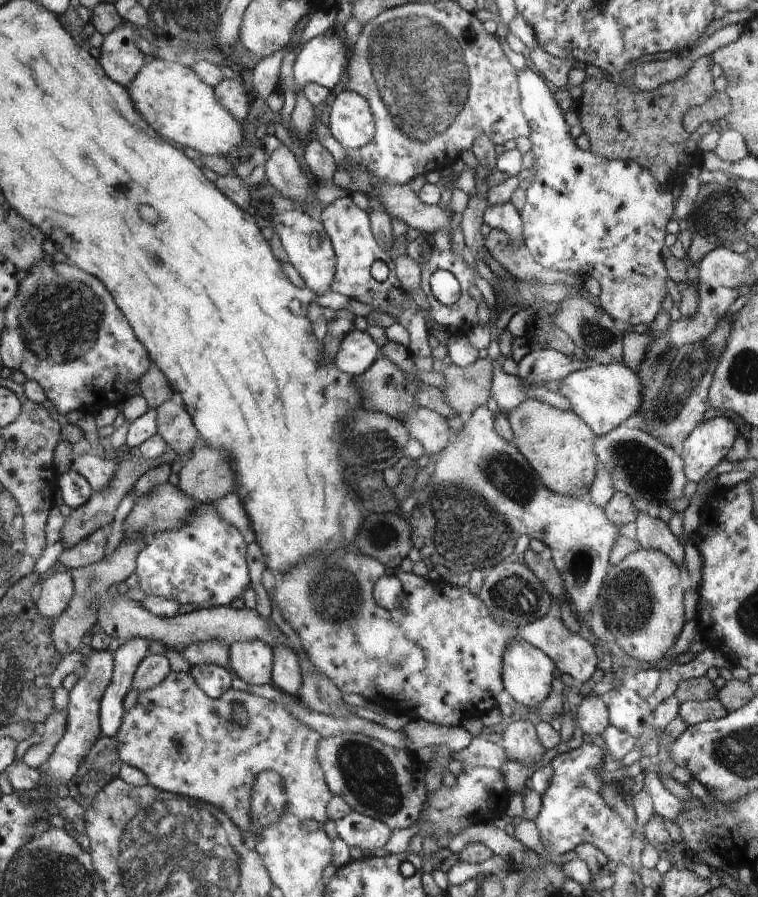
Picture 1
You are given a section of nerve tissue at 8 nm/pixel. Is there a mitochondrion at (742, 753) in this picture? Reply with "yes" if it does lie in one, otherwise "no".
yes

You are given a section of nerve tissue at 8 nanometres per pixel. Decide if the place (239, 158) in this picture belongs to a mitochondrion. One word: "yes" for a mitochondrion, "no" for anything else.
no

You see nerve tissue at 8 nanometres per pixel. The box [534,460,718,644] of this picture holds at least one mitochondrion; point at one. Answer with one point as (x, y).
(629, 598)

